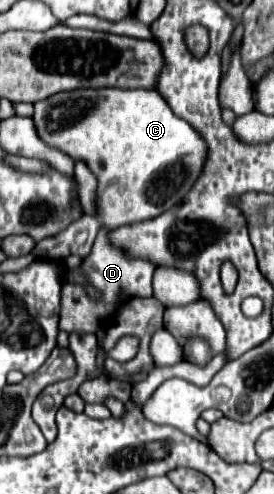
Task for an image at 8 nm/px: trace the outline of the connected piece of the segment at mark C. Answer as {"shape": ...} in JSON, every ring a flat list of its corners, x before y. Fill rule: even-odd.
{"shape":[[73,89,51,95,43,101,33,103,33,123,37,135,59,151,65,151,73,161,85,161,85,165,97,177,95,191,95,215,83,215,71,225,67,225,61,233,51,239,41,241,35,249,39,257,61,259,71,253,85,259,91,252,93,243,101,227,121,227,127,223,137,223,145,219,153,219,163,211,177,205,183,195,191,189,195,179,201,173,205,163,207,147,205,141,195,129,179,119,167,101,155,89]]}

